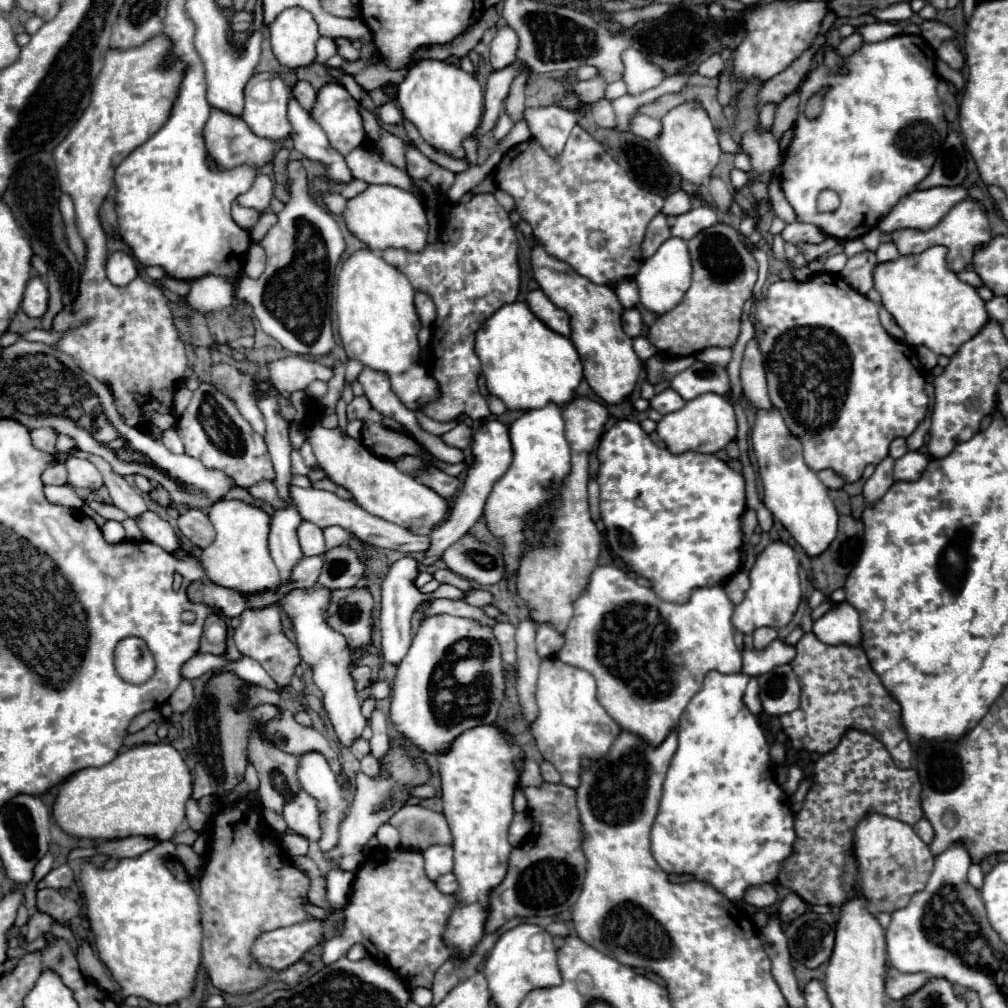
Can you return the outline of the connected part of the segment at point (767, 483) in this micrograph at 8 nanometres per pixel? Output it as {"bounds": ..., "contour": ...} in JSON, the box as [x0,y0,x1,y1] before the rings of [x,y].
{"bounds":[752,409,838,557],"contour":[[[778,409],[756,413],[752,447],[764,483],[764,505],[810,557],[822,555],[836,537],[838,513],[832,499],[828,497],[828,489],[816,477],[816,471],[808,469],[808,465],[804,463],[802,445],[788,433],[788,427],[784,425]]]}

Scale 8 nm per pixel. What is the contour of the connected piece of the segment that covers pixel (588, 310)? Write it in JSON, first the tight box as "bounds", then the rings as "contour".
{"bounds":[532,245,642,405],"contour":[[[540,245],[532,249],[532,269],[546,297],[558,309],[570,315],[570,339],[580,355],[584,377],[590,389],[608,405],[626,401],[636,387],[638,375],[642,371],[642,361],[632,349],[632,339],[622,331],[620,313],[624,307],[618,303],[614,291],[608,285],[596,285],[590,279],[578,275],[570,265],[546,255]]]}

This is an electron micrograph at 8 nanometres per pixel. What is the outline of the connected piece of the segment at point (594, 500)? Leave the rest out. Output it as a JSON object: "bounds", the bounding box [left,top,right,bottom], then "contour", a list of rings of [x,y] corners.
{"bounds":[588,477,598,521],"contour":[[[592,477],[588,483],[588,501],[590,501],[590,513],[596,521],[598,519],[598,483],[596,483],[596,477]]]}

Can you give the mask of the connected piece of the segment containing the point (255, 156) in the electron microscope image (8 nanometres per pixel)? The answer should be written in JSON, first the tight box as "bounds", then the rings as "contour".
{"bounds":[204,109,274,169],"contour":[[[210,109],[210,119],[204,127],[204,139],[206,139],[206,149],[210,151],[210,157],[216,161],[218,169],[232,169],[236,165],[262,167],[264,163],[268,163],[274,157],[274,141],[256,137],[248,129],[242,117],[230,115],[220,109]]]}

